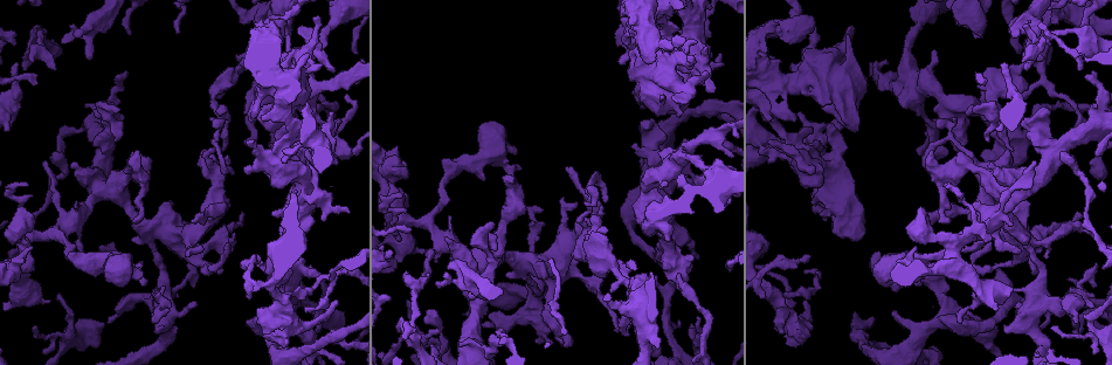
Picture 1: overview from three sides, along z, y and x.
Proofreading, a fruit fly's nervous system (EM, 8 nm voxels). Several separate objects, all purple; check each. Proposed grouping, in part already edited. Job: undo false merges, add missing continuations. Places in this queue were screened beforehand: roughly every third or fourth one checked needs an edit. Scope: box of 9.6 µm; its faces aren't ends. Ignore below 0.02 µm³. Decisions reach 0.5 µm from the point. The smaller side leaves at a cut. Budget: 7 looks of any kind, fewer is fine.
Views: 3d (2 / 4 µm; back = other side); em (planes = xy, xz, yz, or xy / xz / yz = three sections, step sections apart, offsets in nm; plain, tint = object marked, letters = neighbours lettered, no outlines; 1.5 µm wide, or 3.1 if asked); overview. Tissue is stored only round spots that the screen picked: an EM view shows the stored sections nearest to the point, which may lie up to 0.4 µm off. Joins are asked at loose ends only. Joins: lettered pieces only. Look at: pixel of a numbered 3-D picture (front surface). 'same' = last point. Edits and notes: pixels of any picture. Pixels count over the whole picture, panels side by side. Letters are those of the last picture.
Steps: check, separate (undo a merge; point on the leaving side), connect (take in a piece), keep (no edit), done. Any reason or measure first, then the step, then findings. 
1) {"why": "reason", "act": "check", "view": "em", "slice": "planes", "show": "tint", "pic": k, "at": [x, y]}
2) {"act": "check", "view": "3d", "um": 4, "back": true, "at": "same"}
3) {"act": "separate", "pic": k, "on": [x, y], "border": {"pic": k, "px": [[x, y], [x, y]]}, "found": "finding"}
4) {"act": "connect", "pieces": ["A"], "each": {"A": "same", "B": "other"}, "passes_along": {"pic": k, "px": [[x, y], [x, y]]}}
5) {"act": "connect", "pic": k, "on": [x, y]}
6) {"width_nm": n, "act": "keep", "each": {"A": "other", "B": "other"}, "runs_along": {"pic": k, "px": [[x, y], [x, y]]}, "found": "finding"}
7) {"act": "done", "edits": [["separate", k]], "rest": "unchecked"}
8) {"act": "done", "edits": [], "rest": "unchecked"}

{"why": "stops while still wide", "act": "check", "view": "em", "slice": "xy", "step": 8, "show": "tint", "pic": 1, "at": [820, 103]}

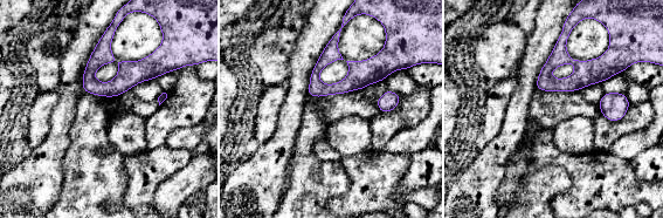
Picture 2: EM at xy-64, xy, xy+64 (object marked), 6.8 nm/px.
{"act": "check", "view": "em", "slice": "planes", "show": "letters", "at": "same"}

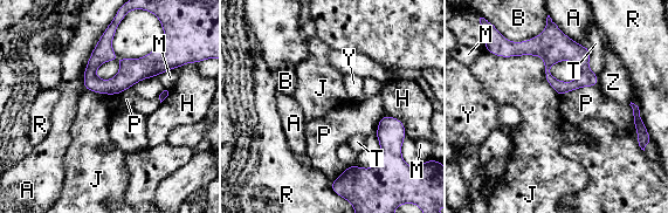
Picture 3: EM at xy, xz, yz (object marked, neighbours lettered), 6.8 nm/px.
{"act": "keep", "each": {"A": "other", "B": "other", "H": "other", "J": "other", "M": "other", "P": "other", "R": "other", "T": "other", "Y": "other", "Z": "other"}, "found": "no lettered piece goes on from it"}

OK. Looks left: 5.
{"act": "check", "view": "3d", "um": 2, "pic": 1, "at": [663, 97]}

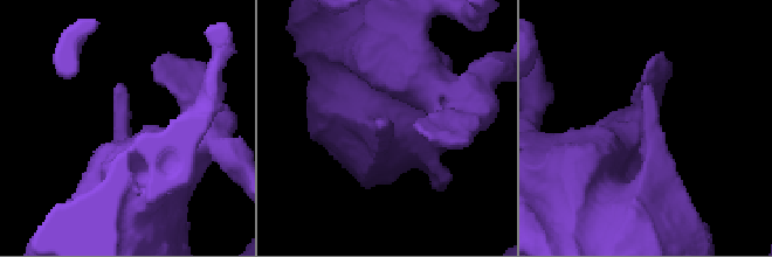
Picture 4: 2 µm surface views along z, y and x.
{"act": "check", "view": "em", "slice": "planes", "show": "tint", "pic": 4, "at": [387, 120]}

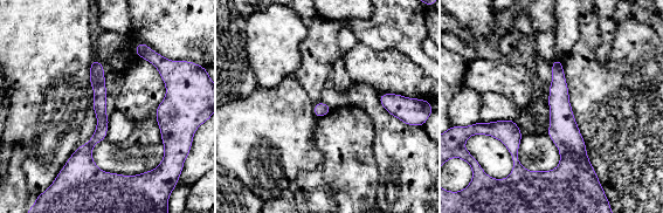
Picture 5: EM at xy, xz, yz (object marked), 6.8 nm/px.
{"act": "check", "view": "em", "slice": "planes", "show": "letters", "at": "same"}

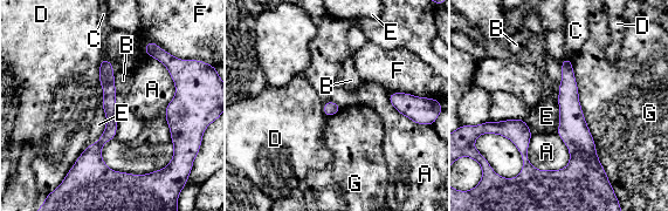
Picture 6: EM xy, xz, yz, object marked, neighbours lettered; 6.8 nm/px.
{"act": "keep", "each": {"A": "other", "B": "other", "C": "other", "D": "other", "E": "other", "F": "other", "G": "other"}, "runs_along": {"pic": 6, "px": [[567, 62], [576, 162], [556, 174]]}, "found": "none of them fits"}

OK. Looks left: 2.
{"act": "check", "view": "em", "slice": "yz", "step": 4, "show": "tint", "pic": 1, "at": [170, 201]}

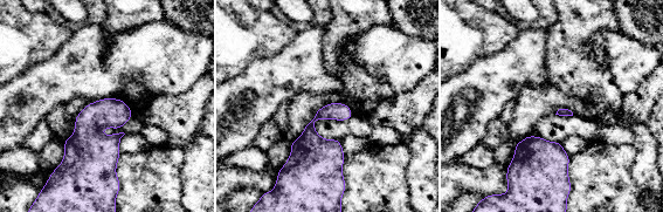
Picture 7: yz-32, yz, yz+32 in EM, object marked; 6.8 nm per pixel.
{"why": "what lies round it", "act": "check", "view": "em", "slice": "yz", "step": 4, "show": "letters", "at": "same"}

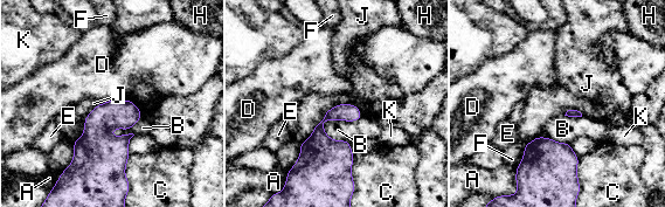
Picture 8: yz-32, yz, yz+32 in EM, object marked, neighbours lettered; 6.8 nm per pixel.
{"act": "keep", "each": {"A": "other", "B": "other", "C": "other", "D": "other", "E": "other", "F": "other", "H": "other", "J": "other", "K": "other"}, "found": "no lettered piece goes on from it"}

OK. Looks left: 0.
{"act": "done", "edits": [], "rest": "unchecked"}

